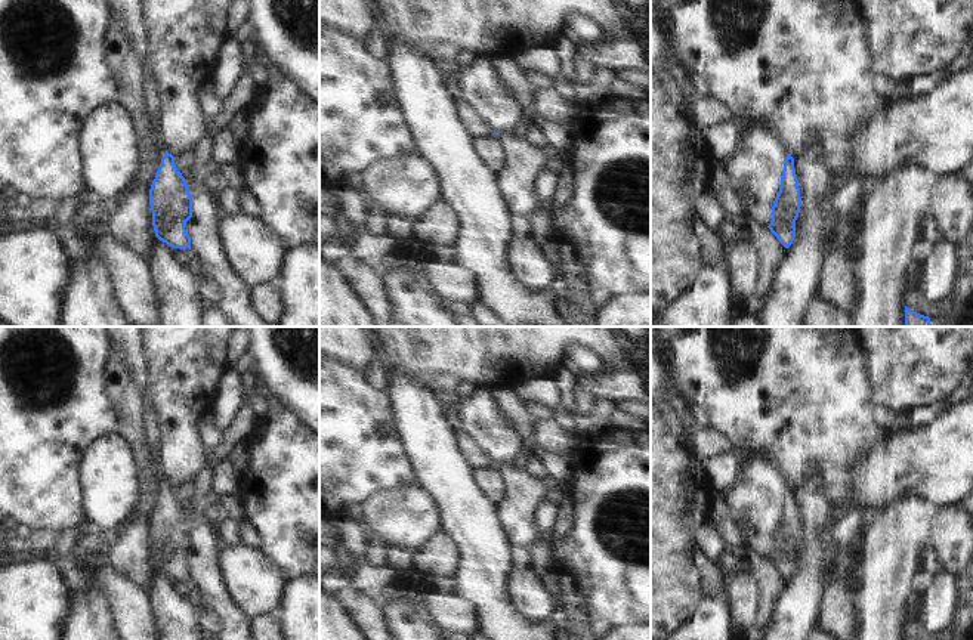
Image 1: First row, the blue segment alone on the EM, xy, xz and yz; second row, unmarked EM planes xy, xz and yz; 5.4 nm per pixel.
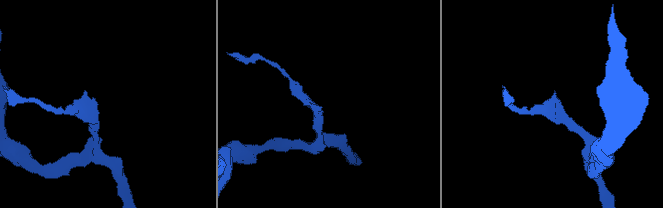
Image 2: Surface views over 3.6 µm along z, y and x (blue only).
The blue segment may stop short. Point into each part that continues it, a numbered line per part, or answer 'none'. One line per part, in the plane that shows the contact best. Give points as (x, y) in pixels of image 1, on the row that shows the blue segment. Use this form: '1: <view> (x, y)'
none

